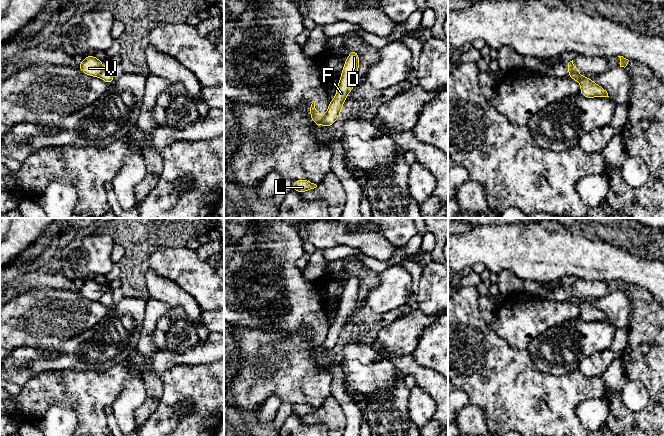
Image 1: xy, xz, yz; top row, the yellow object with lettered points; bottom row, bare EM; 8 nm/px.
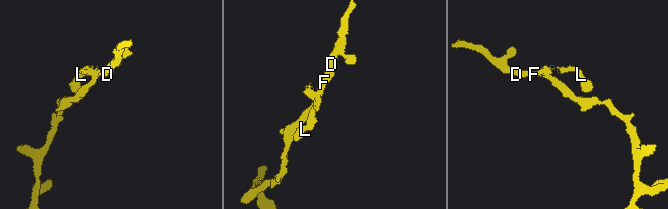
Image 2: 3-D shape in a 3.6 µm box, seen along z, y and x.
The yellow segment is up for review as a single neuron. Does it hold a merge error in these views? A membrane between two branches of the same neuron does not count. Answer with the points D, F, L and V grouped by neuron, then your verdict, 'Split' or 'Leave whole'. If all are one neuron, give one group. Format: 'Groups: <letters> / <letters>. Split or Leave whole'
Groups: D F / L V. Split

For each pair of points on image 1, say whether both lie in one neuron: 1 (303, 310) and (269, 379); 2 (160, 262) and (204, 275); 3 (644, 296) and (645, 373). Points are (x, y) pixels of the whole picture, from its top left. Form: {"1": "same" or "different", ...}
{"1": "different", "2": "same", "3": "same"}

